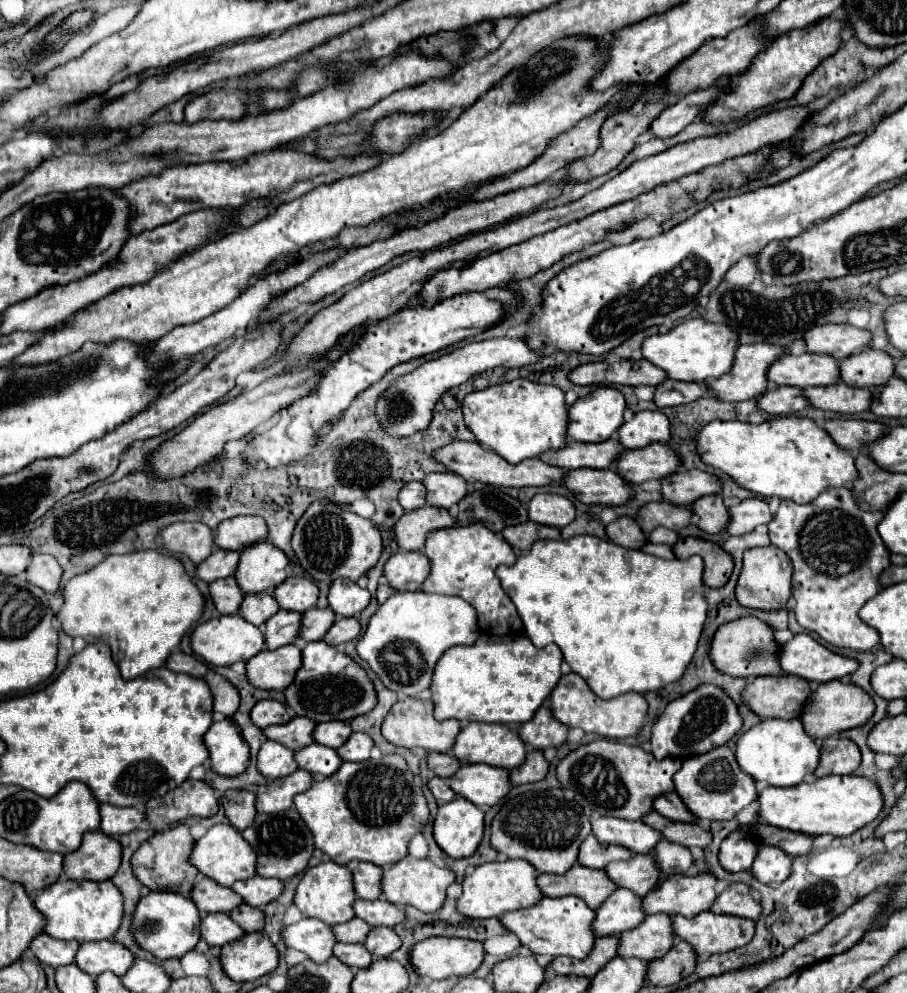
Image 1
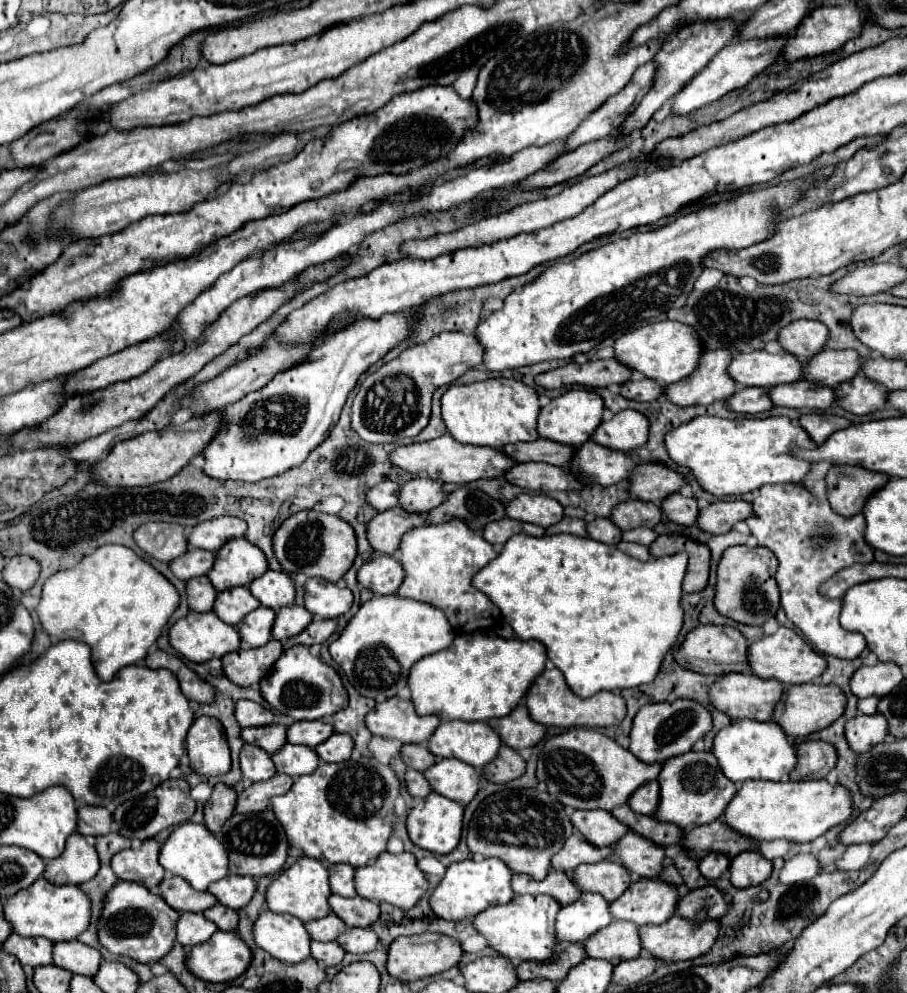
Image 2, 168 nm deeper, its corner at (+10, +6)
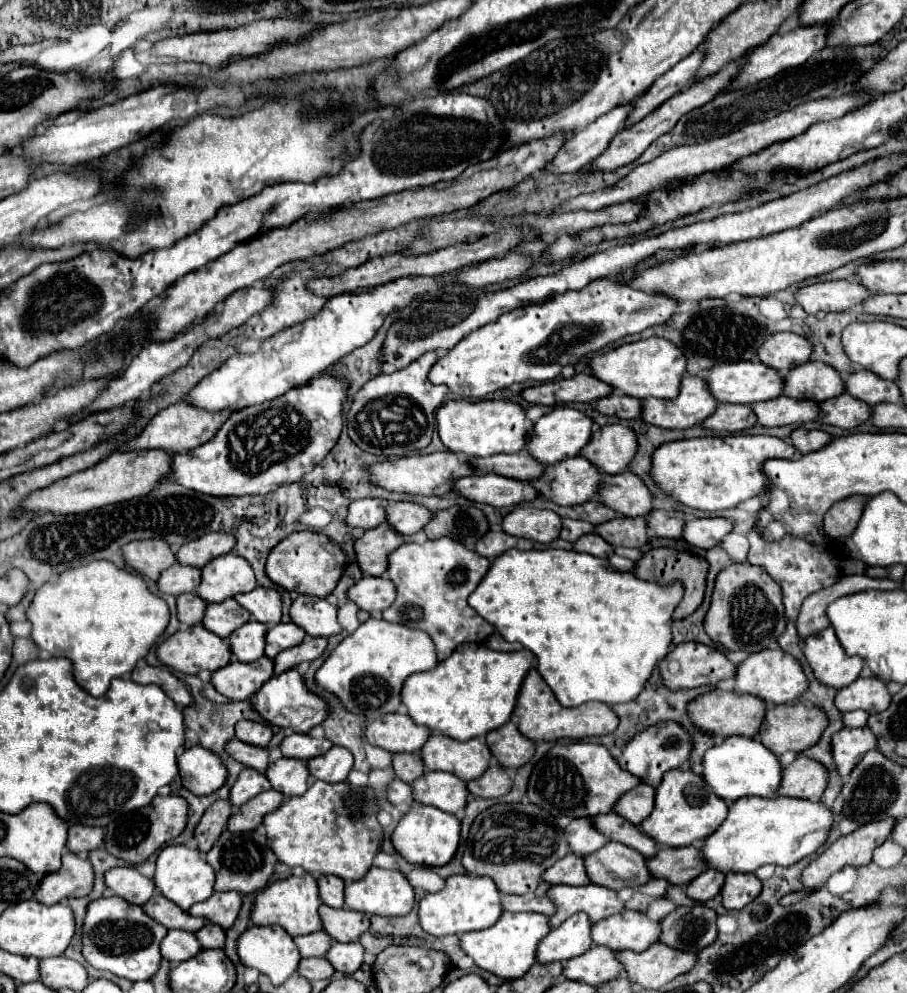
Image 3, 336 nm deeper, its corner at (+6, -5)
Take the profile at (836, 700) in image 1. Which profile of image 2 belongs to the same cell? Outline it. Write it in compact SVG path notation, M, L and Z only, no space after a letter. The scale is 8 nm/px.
M803 684L803 686L789 686L789 690L783 694L779 704L775 706L773 720L779 722L779 726L789 736L807 736L813 732L819 732L833 724L837 718L843 716L847 706L847 696L843 690L835 684Z

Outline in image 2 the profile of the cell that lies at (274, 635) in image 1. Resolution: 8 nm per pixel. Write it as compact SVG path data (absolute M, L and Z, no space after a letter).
M259 606L251 614L247 614L247 618L243 618L243 622L239 624L241 640L251 648L263 646L267 640L271 640L273 622L275 622L275 612L267 610L265 606Z

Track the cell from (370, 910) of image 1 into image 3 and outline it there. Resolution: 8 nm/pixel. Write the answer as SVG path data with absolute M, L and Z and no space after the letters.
M321 905L319 917L323 921L323 931L327 931L335 941L343 941L343 943L357 941L359 935L369 929L369 917L359 911L351 911L347 907L333 909Z

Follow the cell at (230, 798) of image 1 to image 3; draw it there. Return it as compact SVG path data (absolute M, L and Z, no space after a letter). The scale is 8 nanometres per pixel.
M215 801L201 817L201 821L197 823L193 835L197 839L197 849L201 853L207 853L213 843L219 839L221 831L227 825L227 819L231 815L231 803L229 801Z

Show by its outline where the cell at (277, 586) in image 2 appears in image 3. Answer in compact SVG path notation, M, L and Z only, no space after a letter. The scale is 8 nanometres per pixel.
M255 587L249 593L241 593L235 601L247 609L255 621L271 627L281 621L281 597L275 589Z

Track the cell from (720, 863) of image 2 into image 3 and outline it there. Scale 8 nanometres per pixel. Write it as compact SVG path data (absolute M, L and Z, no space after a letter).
M703 871L699 877L695 877L689 885L687 885L687 895L697 901L697 903L705 903L709 899L713 899L719 891L721 885L725 881L723 873L715 873L715 871Z

